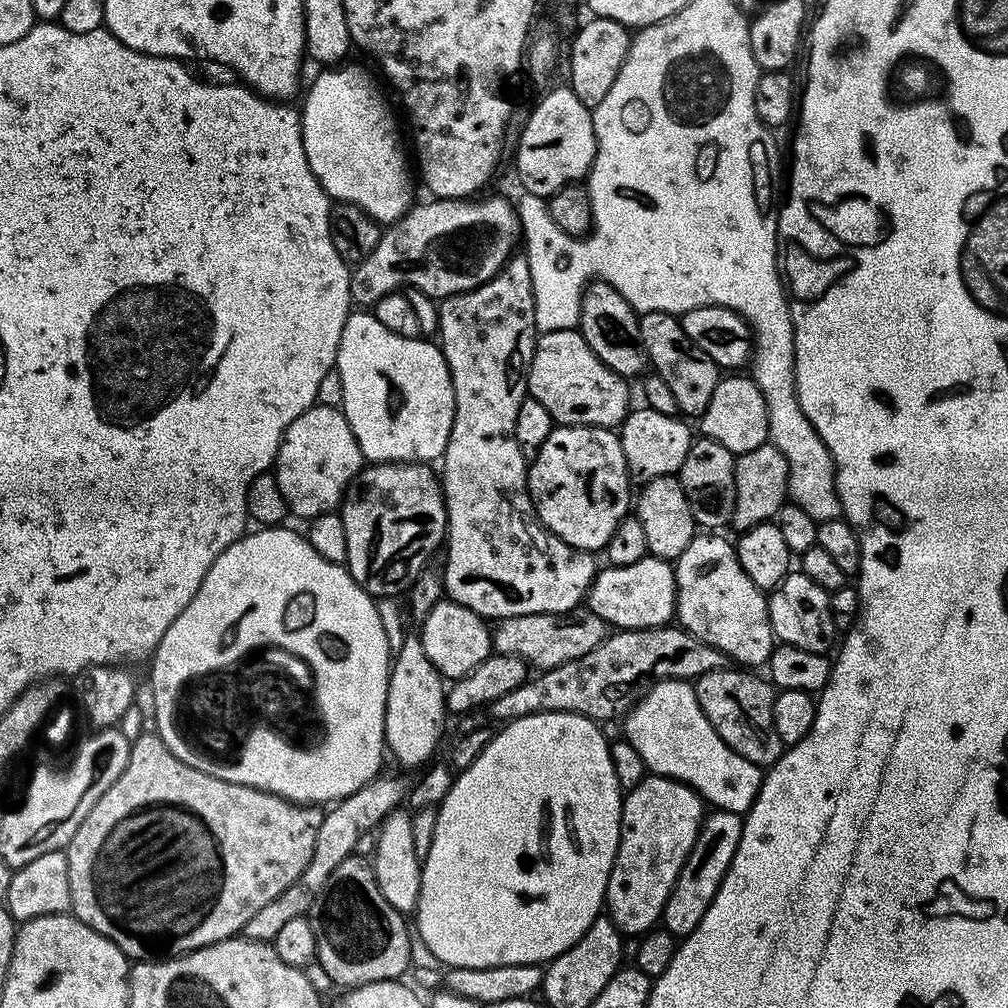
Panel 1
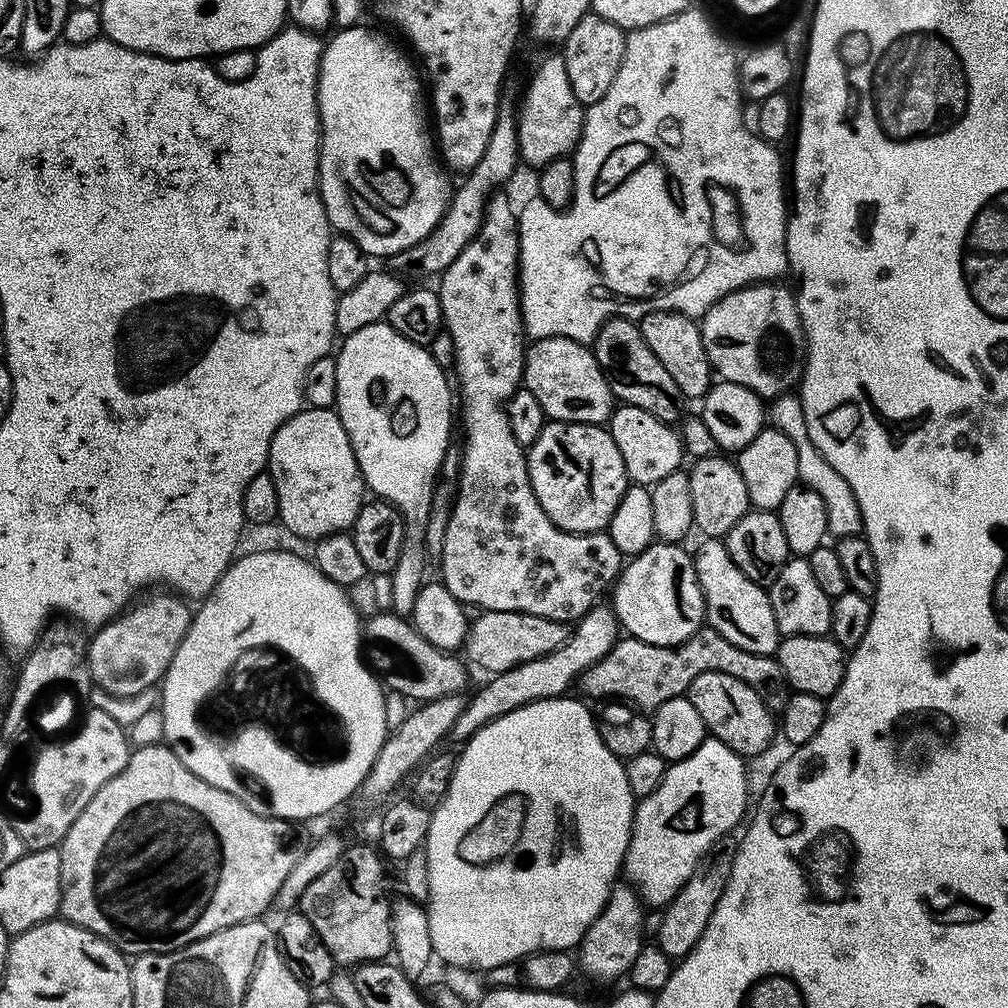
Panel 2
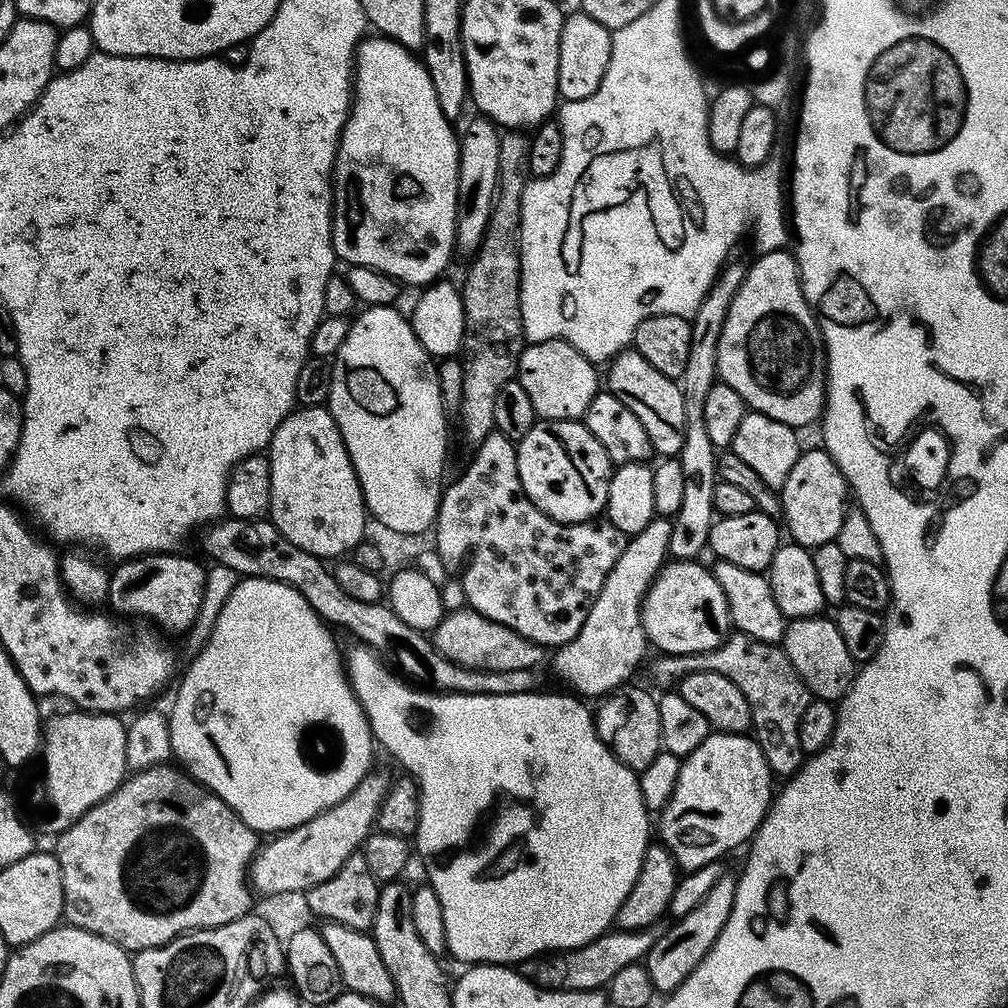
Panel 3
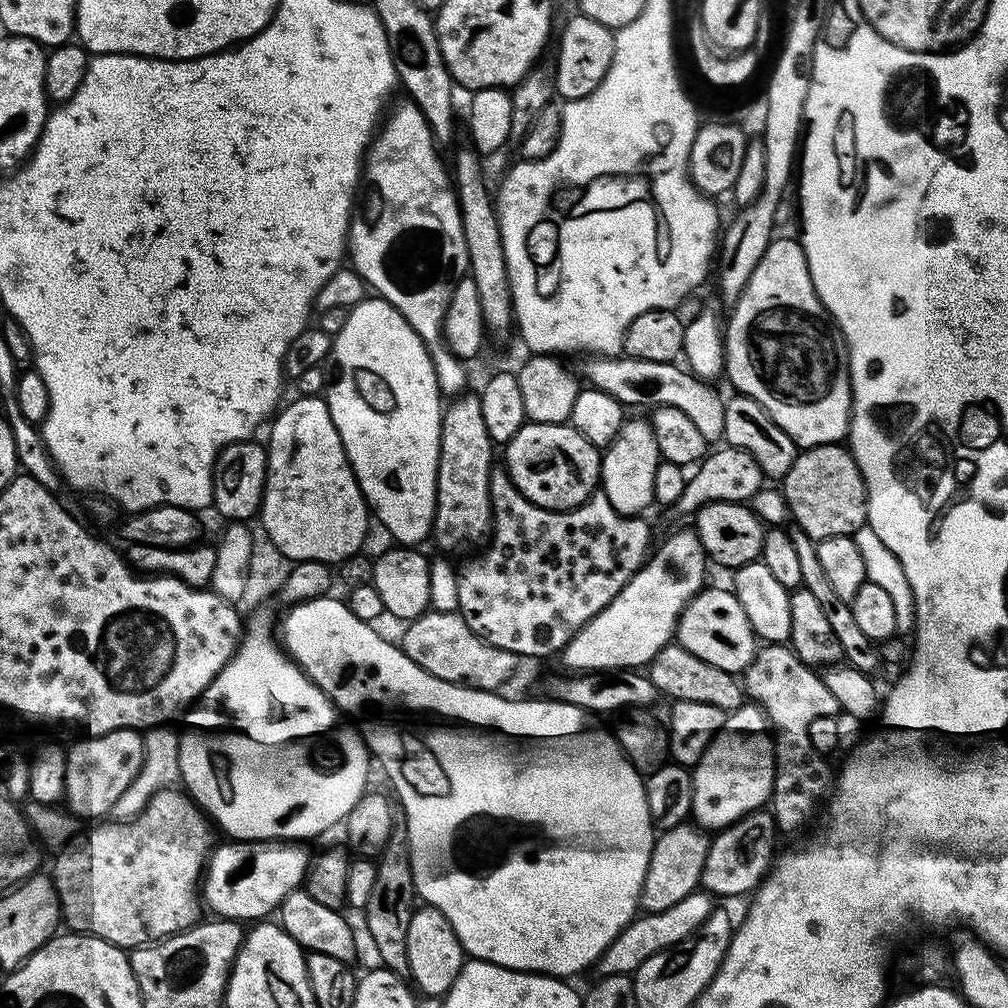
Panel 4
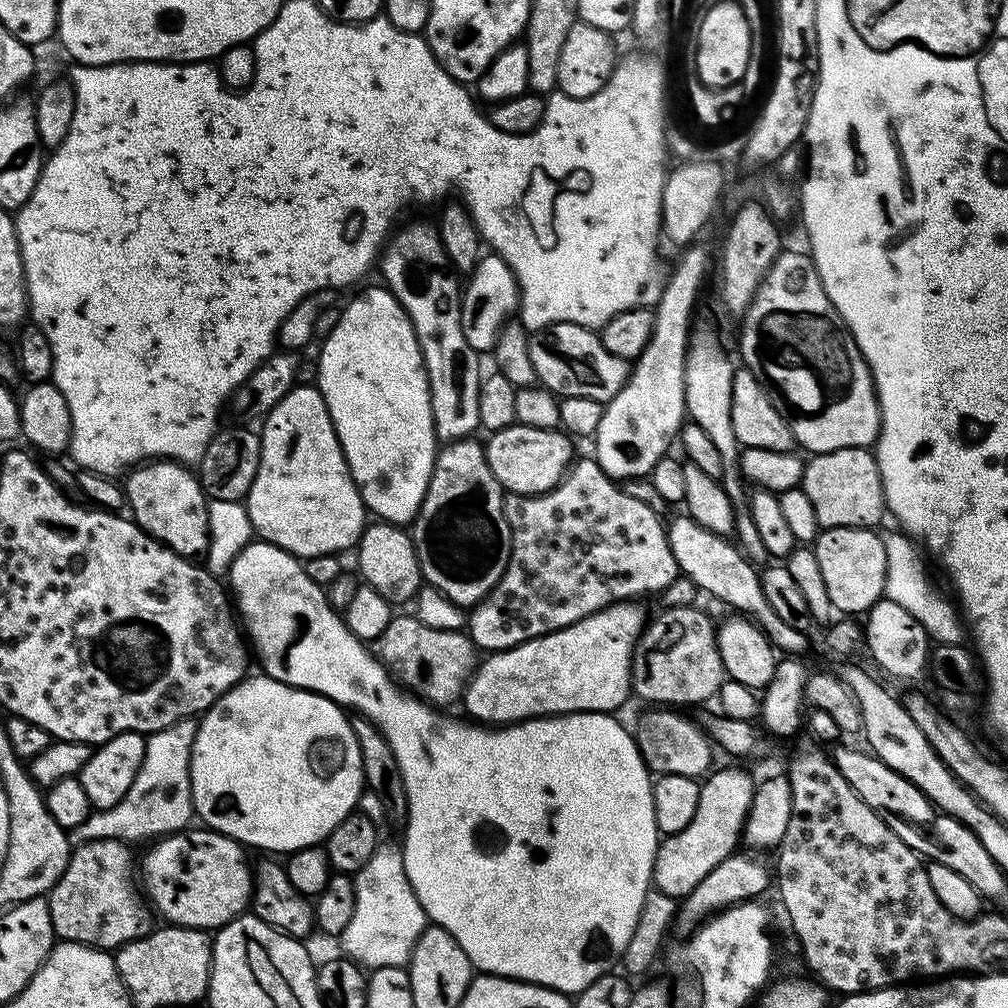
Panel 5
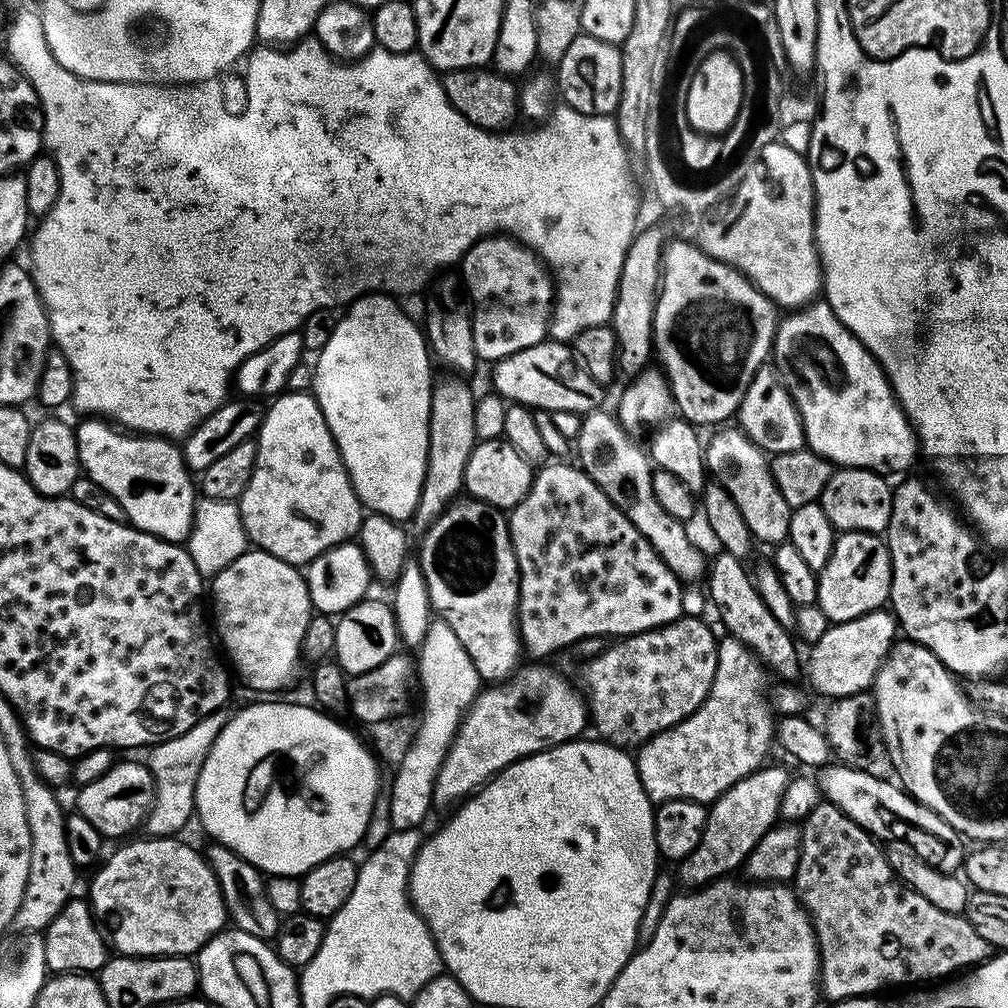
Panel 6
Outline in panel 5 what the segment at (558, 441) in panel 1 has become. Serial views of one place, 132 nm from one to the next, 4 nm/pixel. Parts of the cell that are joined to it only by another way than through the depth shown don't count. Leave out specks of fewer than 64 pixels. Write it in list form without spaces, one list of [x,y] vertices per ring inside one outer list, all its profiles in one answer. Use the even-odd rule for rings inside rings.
[[[517,422],[510,428],[491,433],[487,439],[490,470],[494,470],[501,488],[508,492],[518,492],[522,496],[552,491],[564,479],[574,460],[573,441],[560,430],[532,428],[528,424]]]

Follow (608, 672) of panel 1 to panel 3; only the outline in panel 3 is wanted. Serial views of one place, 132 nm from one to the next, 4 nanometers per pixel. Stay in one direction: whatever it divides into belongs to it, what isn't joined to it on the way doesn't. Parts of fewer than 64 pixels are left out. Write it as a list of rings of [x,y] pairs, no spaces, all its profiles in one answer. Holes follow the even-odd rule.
[[[733,631],[728,639],[714,646],[714,650],[681,656],[660,654],[657,657],[652,664],[652,676],[664,690],[679,685],[681,678],[692,672],[713,672],[722,674],[722,678],[730,678],[730,682],[746,694],[746,702],[750,702],[754,739],[773,777],[787,778],[799,770],[806,759],[799,742],[799,722],[814,697],[806,682],[798,678],[798,670],[790,666],[790,658],[786,658],[780,644],[767,644],[758,638],[750,638],[745,632]]]

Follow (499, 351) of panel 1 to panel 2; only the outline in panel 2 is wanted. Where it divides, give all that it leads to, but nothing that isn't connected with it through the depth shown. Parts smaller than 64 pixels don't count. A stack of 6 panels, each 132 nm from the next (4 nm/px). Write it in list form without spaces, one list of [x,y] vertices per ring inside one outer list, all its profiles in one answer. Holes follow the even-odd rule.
[[[493,198],[488,201],[488,207],[484,209],[484,221],[476,232],[476,239],[472,240],[450,262],[450,266],[444,272],[439,273],[440,288],[440,309],[444,315],[442,324],[447,332],[454,338],[454,350],[456,358],[454,369],[456,376],[460,379],[460,392],[458,388],[458,404],[464,407],[464,440],[462,439],[462,459],[460,462],[460,486],[456,489],[456,503],[452,505],[452,517],[446,526],[446,542],[444,553],[438,558],[438,564],[444,571],[442,582],[454,594],[454,598],[465,606],[477,604],[477,609],[490,612],[525,612],[535,616],[545,616],[551,620],[563,620],[565,622],[579,621],[580,617],[597,607],[600,592],[607,593],[613,587],[614,581],[622,571],[622,557],[618,546],[609,538],[607,531],[602,532],[564,532],[556,527],[556,523],[542,510],[534,490],[530,486],[530,474],[528,473],[528,457],[525,449],[510,434],[510,422],[508,421],[507,405],[510,397],[521,387],[524,378],[524,354],[526,351],[526,333],[524,331],[524,313],[520,310],[520,225],[518,223],[518,212],[508,200]]]

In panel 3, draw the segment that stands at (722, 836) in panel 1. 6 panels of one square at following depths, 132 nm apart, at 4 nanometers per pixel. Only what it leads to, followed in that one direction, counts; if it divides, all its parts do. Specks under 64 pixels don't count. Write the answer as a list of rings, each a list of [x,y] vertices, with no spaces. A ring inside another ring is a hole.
[[[735,875],[719,876],[714,882],[714,886],[710,886],[710,894],[706,894],[706,898],[702,898],[702,902],[698,902],[698,906],[694,906],[694,910],[690,910],[690,914],[679,917],[665,932],[661,931],[657,935],[654,946],[646,957],[646,967],[652,979],[652,987],[657,993],[670,994],[678,986],[682,986],[682,982],[686,982],[686,978],[690,978],[690,974],[696,969],[698,962],[702,962],[702,958],[706,958],[706,954],[714,946],[718,934],[722,934],[722,926],[726,926],[726,922],[730,918],[730,910],[734,910],[736,882]]]

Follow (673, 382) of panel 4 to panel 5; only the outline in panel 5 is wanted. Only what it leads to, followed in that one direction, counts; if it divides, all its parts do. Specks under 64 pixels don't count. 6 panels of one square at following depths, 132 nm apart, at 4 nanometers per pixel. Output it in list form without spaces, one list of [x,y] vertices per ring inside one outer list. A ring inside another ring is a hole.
[[[549,324],[533,331],[528,336],[528,348],[537,381],[560,398],[573,396],[607,402],[623,390],[630,375],[629,361],[606,350],[595,331],[580,324]]]

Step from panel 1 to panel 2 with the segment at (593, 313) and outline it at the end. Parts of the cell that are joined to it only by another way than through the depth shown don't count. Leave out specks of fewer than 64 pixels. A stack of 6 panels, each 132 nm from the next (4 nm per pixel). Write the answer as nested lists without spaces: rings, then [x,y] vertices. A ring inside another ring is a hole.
[[[628,318],[608,320],[598,330],[590,347],[607,375],[613,397],[620,404],[638,406],[654,414],[663,424],[675,425],[681,419],[682,397],[678,386],[674,386],[674,378],[670,378],[670,373],[662,367],[662,362],[654,358],[654,350],[646,346],[646,338],[642,338],[639,323]]]

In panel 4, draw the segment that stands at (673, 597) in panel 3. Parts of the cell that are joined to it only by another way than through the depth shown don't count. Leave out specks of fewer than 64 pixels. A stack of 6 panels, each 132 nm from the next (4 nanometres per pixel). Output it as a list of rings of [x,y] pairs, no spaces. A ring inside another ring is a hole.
[[[705,587],[685,605],[676,622],[675,639],[690,654],[718,666],[718,670],[733,674],[743,673],[756,657],[758,637],[746,618],[746,610],[738,602],[735,591]]]

